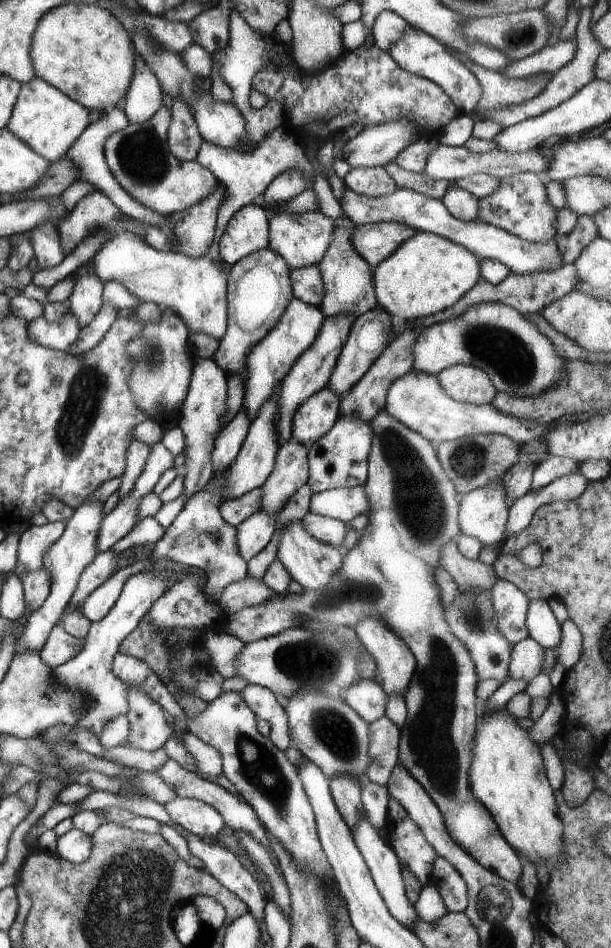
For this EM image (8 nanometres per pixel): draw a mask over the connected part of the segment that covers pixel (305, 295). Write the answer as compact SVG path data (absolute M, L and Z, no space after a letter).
M318 264L290 269L289 278L293 298L311 306L318 307L320 305L324 288Z

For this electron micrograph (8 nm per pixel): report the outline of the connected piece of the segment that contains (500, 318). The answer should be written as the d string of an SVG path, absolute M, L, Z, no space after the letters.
M484 302L469 306L463 313L444 322L422 328L412 348L412 369L435 375L443 368L463 363L484 370L493 383L496 392L511 397L531 397L554 387L562 379L565 360L555 353L553 344L533 323L514 308L500 302Z

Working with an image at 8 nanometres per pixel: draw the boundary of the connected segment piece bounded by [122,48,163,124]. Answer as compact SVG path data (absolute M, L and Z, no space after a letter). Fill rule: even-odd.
M132 48L134 52L134 69L132 81L124 96L124 105L122 108L123 114L129 123L141 124L146 120L149 120L159 110L162 105L162 90L160 89L157 78L154 74L146 68L146 64L142 61L142 58L138 56L138 53Z

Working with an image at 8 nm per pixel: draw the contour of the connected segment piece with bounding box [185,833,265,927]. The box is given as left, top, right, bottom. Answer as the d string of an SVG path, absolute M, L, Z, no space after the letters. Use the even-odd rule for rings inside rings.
M191 833L185 839L190 854L201 861L202 870L216 878L227 890L236 894L246 904L259 927L259 922L263 918L265 900L261 896L255 878L239 863L232 852L221 845L205 843Z

